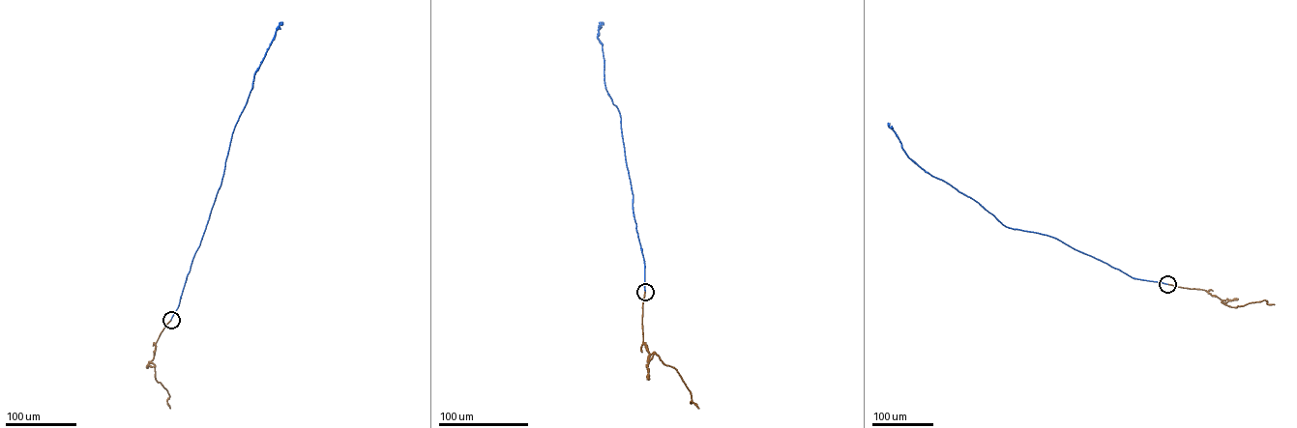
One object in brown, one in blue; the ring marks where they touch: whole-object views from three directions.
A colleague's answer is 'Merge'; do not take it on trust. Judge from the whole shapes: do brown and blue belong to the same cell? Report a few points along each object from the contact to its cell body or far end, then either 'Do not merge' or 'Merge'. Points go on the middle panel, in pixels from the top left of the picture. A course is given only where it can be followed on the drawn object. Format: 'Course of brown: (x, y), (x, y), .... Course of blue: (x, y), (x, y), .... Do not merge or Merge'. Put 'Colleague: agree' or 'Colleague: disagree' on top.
Colleague: disagree
Course of brown: (645, 291), (643, 343), (648, 357), (655, 352), (663, 362), (676, 369), (690, 391), (691, 403), (698, 409). Course of blue: (645, 291), (644, 264), (633, 208), (620, 115), (605, 88), (602, 43), (597, 37), (599, 22), (603, 22). Do not merge

